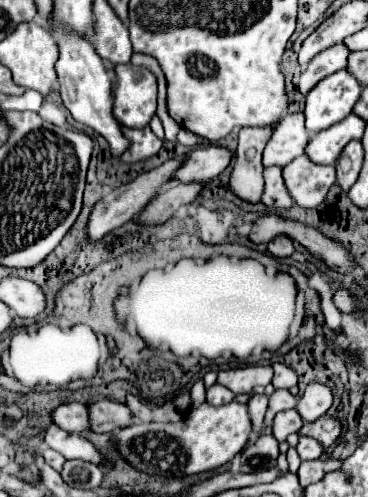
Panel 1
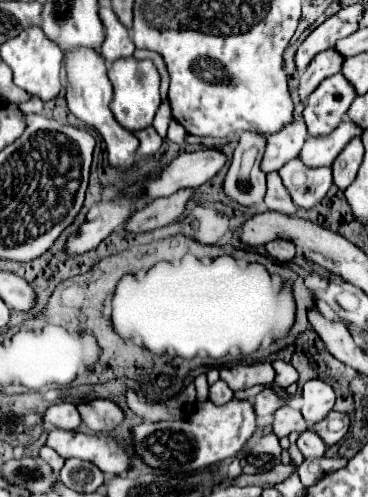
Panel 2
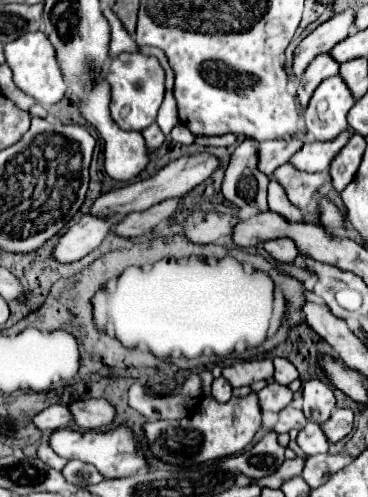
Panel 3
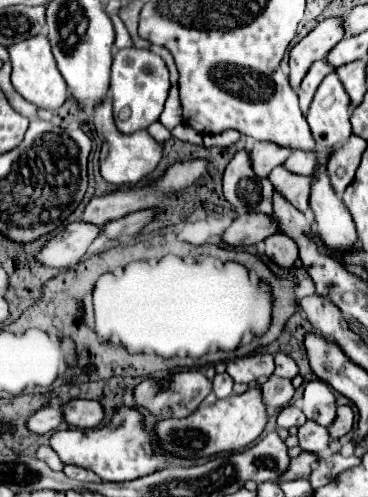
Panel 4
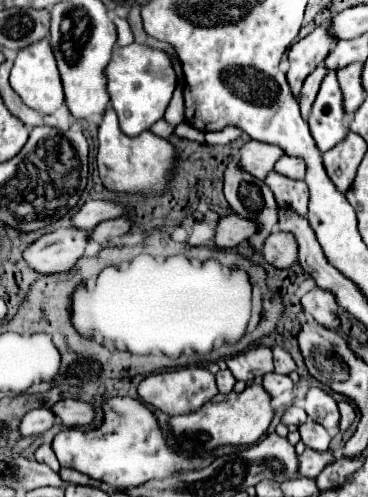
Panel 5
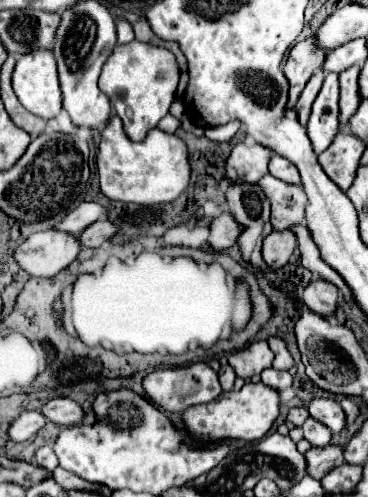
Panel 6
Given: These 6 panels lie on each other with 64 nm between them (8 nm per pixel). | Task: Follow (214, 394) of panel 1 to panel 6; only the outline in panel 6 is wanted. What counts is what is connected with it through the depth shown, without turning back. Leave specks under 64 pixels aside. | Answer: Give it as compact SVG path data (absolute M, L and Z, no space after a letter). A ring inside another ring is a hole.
M226 364L226 366L222 366L222 370L218 372L218 378L220 378L220 384L222 384L222 390L226 392L226 390L232 390L232 386L234 386L234 380L236 380L236 374L232 372L232 368Z

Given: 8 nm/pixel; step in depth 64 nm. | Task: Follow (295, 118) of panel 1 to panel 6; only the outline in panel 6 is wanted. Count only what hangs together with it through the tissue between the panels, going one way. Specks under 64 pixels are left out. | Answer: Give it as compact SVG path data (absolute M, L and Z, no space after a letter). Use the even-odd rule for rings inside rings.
M240 142L232 148L232 154L228 158L226 178L258 182L266 174L272 156L274 156L274 150L270 150L262 144Z

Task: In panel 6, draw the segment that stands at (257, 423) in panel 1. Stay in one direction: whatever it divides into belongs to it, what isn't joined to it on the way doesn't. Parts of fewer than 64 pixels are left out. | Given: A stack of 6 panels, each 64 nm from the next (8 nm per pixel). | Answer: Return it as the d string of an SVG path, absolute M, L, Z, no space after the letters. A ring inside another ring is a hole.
M266 368L262 372L262 382L268 384L270 388L274 388L276 392L284 392L286 388L292 386L292 376L288 372L278 372L274 368Z

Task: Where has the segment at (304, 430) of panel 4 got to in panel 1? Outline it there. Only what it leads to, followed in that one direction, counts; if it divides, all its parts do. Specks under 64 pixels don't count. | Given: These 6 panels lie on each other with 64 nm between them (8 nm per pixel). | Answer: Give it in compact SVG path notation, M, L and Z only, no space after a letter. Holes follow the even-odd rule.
M300 436L300 442L298 442L296 450L298 450L300 460L316 460L316 458L320 458L322 452L324 452L324 448L322 448L316 440L312 440L312 438L308 438L308 436Z

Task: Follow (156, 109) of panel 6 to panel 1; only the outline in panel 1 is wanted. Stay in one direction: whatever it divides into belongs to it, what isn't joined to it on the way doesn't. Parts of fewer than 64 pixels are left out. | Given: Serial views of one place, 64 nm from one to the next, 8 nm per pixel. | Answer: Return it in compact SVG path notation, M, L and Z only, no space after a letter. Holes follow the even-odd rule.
M120 64L116 66L118 86L114 92L114 118L128 128L144 128L156 112L156 78L152 72Z

